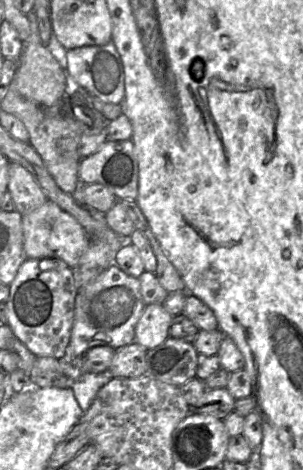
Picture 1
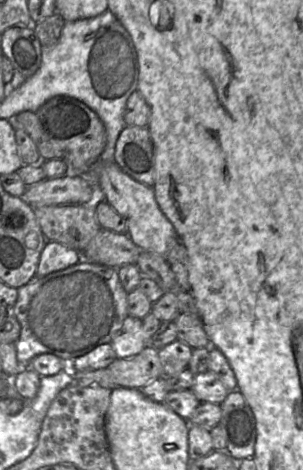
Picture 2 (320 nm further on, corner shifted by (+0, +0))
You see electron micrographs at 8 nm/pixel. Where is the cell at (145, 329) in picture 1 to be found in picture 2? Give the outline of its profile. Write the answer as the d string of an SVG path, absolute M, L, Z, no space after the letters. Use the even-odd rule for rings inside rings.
M127 316L110 345L115 351L117 359L129 358L139 354L147 345L142 320Z

